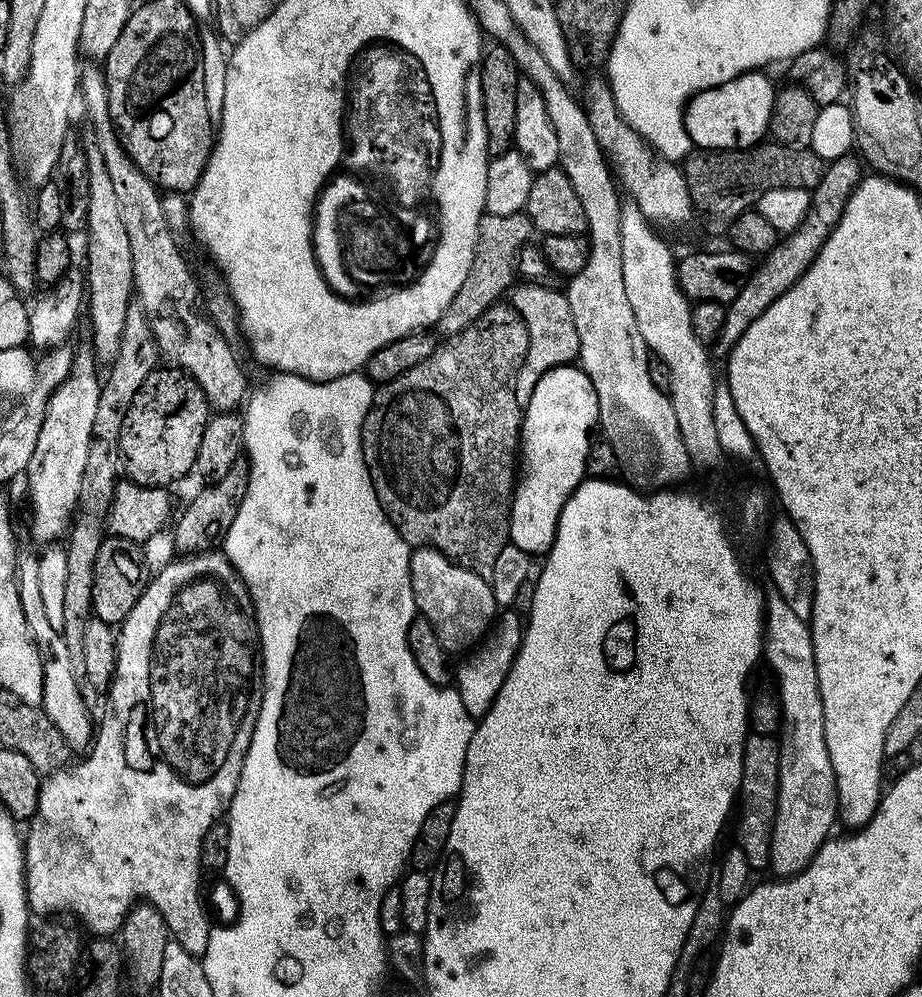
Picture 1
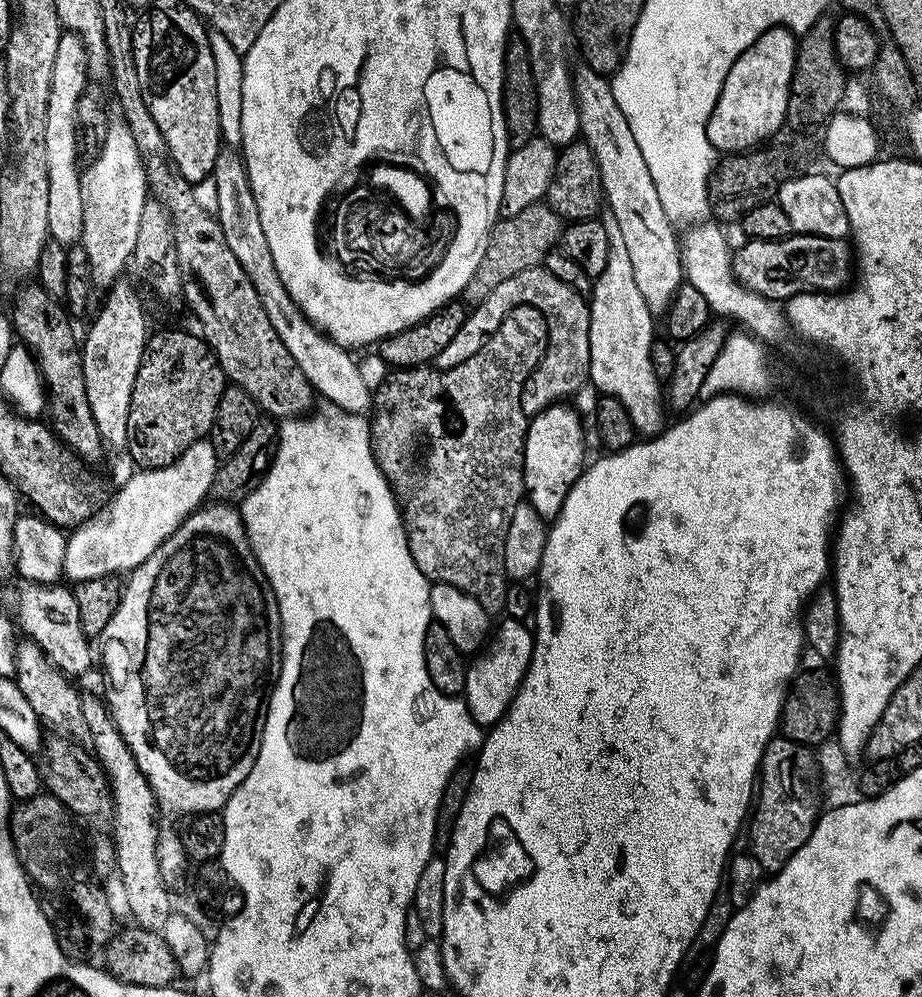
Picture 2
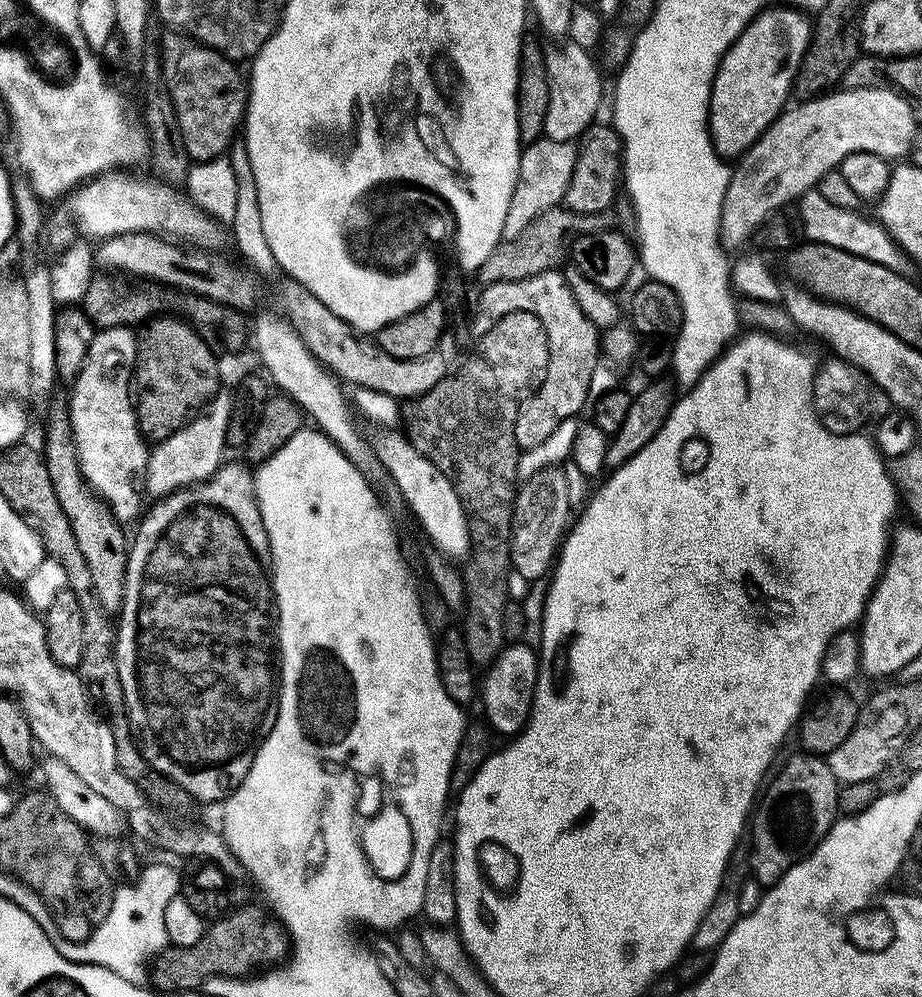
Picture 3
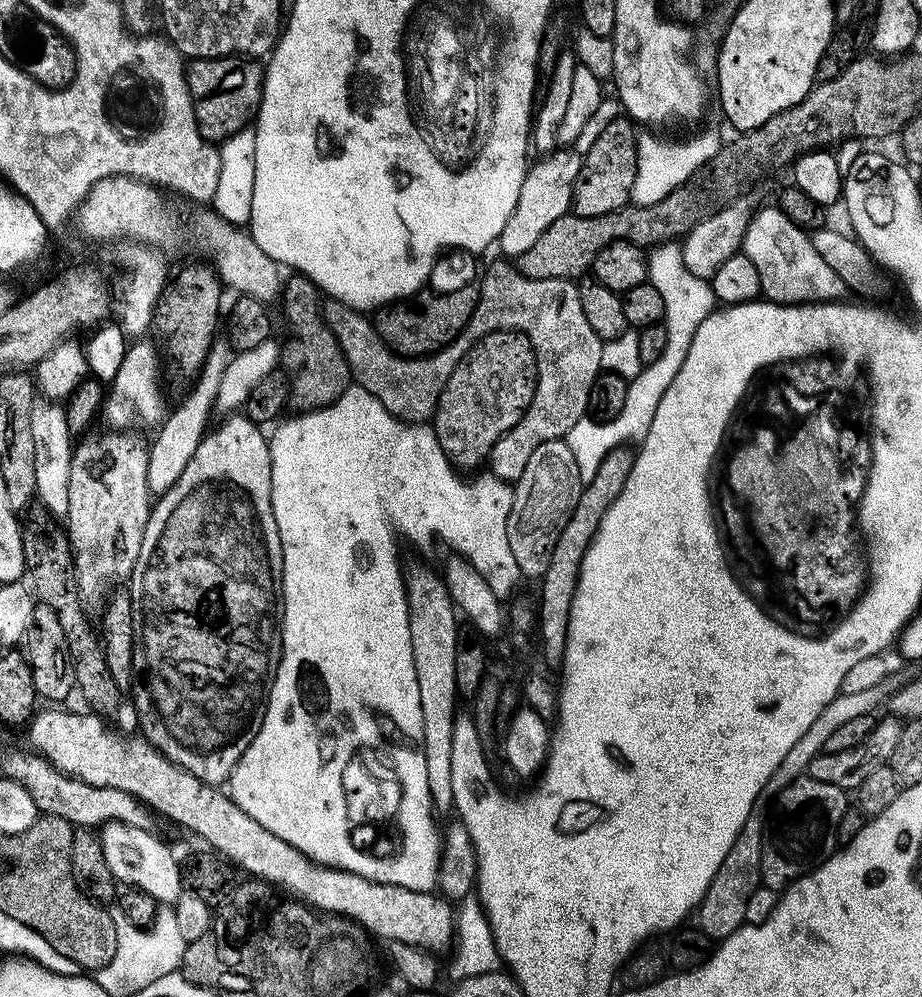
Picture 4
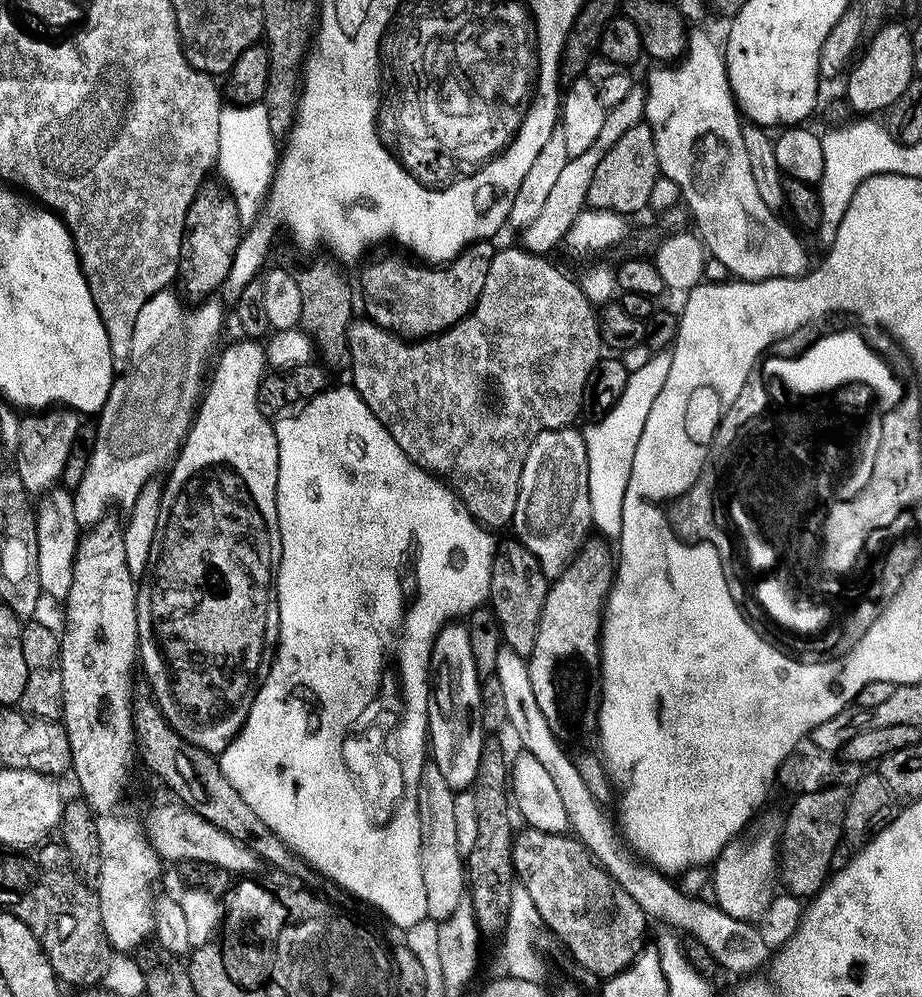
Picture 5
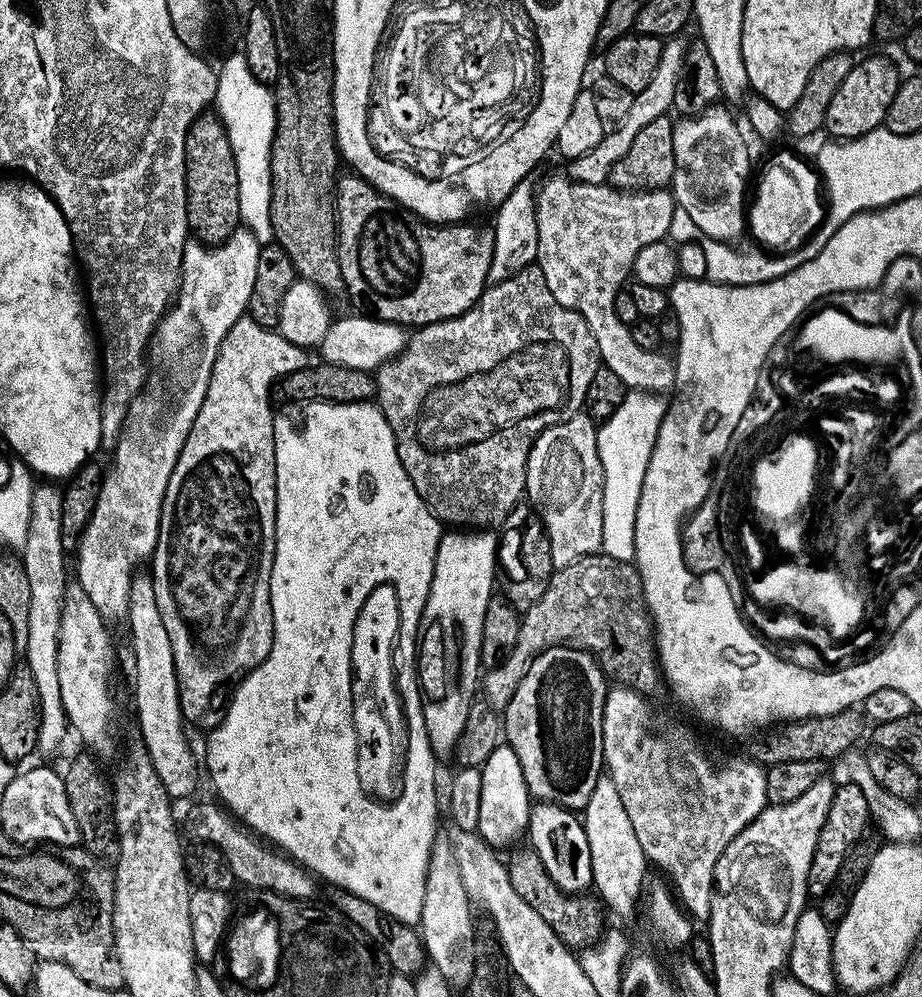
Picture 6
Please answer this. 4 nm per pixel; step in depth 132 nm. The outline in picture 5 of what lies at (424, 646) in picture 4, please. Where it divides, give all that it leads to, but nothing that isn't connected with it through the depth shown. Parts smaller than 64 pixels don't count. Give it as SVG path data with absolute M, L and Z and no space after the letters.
M433 762L425 763L418 782L418 818L420 819L420 861L422 886L426 886L426 910L439 922L450 918L466 896L466 860L458 850L454 798L456 792L446 782L442 770Z

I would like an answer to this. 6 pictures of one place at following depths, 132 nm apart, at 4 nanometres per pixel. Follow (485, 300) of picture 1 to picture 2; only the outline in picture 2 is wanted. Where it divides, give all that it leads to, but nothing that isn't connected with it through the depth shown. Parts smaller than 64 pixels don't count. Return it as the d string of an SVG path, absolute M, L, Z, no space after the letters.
M547 202L526 206L522 214L497 219L492 233L488 235L482 262L478 262L474 278L470 278L470 282L464 287L463 299L472 306L480 304L490 293L498 290L498 286L502 286L506 278L514 278L514 274L522 274L522 270L527 268L541 267L549 252L559 245L561 231L560 215Z

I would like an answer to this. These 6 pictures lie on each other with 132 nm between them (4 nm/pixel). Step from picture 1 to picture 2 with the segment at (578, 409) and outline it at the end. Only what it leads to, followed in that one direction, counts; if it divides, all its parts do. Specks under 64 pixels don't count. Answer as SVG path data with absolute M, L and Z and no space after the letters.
M557 402L531 417L528 422L528 433L524 439L524 490L527 503L539 516L555 518L559 516L566 502L566 494L570 494L572 484L578 479L586 467L584 460L584 428L580 425L580 416L569 405Z

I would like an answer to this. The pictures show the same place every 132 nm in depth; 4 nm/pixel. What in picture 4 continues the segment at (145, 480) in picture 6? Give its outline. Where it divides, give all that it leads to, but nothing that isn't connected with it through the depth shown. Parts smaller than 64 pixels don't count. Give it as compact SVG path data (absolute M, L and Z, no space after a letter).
M140 338L127 345L122 366L118 366L118 374L110 382L102 407L102 416L114 427L111 429L128 430L131 429L128 428L131 424L141 424L152 430L163 424L166 407L164 408L164 388L160 385L162 352L157 345L156 348L148 338Z

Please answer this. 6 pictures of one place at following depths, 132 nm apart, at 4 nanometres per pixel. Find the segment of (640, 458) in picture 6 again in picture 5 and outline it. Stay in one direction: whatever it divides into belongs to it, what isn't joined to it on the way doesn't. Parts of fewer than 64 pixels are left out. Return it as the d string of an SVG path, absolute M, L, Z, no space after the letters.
M657 351L648 357L649 360L641 368L633 367L629 371L626 390L622 390L622 398L618 398L614 410L583 429L592 527L601 537L612 542L619 541L622 534L622 498L626 498L626 486L630 482L634 450L638 450L638 438L642 438L642 426L646 426L650 406L654 406L654 400L662 394L662 386L666 386L666 378L670 378L672 358L667 351Z

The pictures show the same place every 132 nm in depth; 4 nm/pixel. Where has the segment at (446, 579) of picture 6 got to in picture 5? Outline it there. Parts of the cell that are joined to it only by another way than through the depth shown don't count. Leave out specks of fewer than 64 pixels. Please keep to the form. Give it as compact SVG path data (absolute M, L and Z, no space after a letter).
M448 622L431 641L430 691L428 693L428 748L430 758L442 770L453 790L473 787L486 729L480 720L482 678L474 666L470 634L460 622Z

